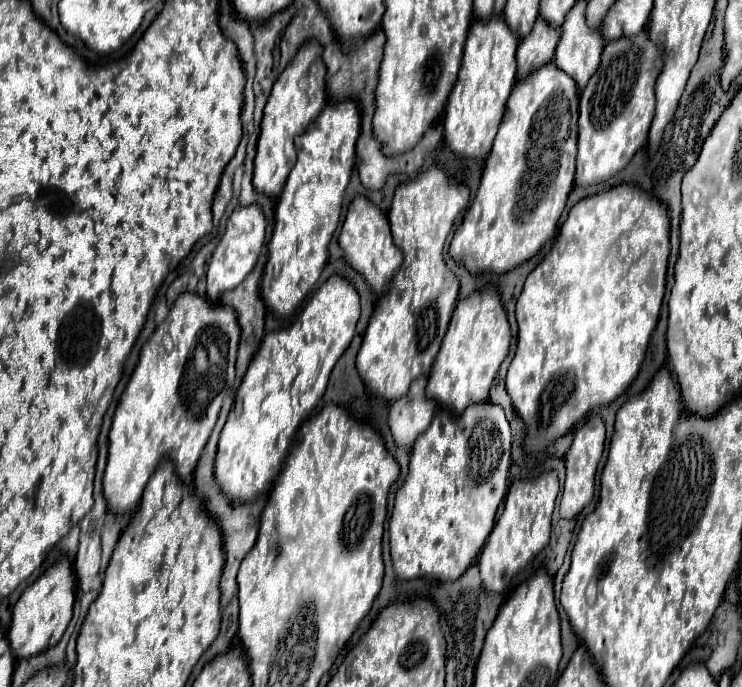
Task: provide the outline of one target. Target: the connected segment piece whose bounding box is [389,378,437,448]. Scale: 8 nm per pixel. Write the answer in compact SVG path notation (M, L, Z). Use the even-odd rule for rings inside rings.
M417 378L403 402L395 400L389 408L389 428L395 444L401 448L411 448L415 438L427 430L437 404L425 398L427 378Z

